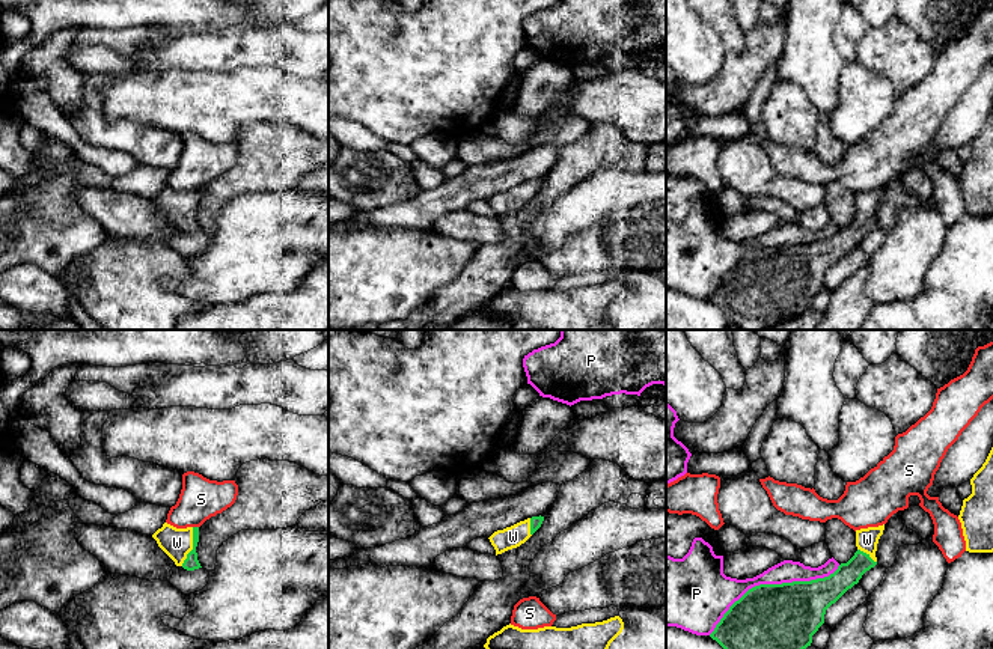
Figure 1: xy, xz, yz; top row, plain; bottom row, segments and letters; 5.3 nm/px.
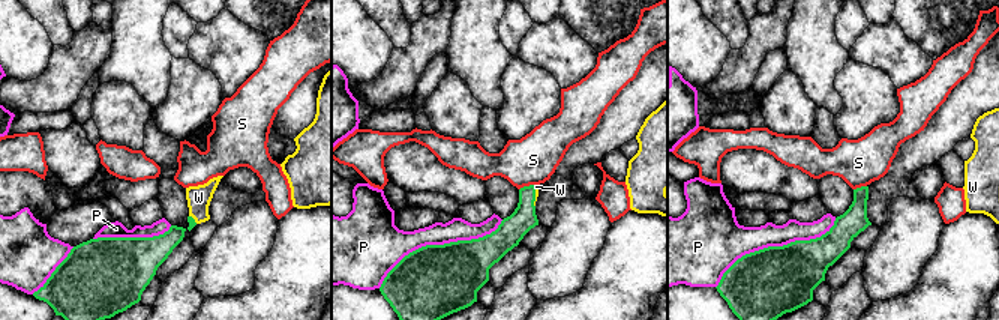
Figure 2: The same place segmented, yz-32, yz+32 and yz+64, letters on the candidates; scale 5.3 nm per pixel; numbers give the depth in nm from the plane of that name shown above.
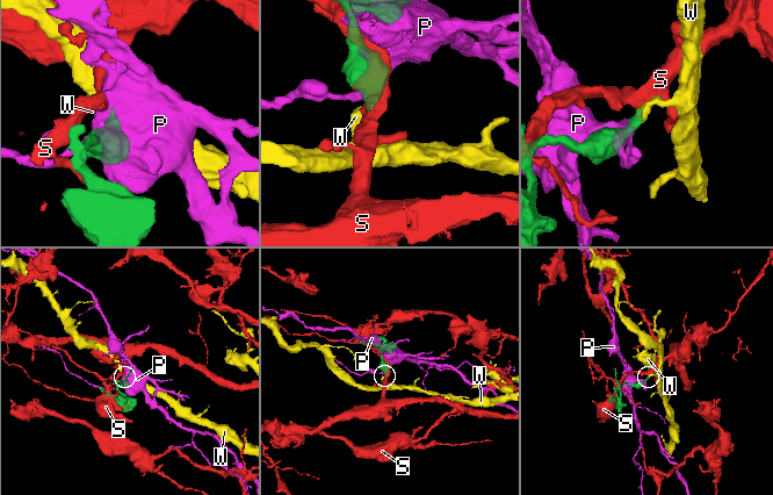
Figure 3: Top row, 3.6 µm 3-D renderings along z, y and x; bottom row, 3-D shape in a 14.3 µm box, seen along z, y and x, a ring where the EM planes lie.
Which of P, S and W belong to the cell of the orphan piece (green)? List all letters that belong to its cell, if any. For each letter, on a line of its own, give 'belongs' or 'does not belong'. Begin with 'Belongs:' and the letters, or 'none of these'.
Belongs: W
P: does not belong
S: does not belong
W: belongs

